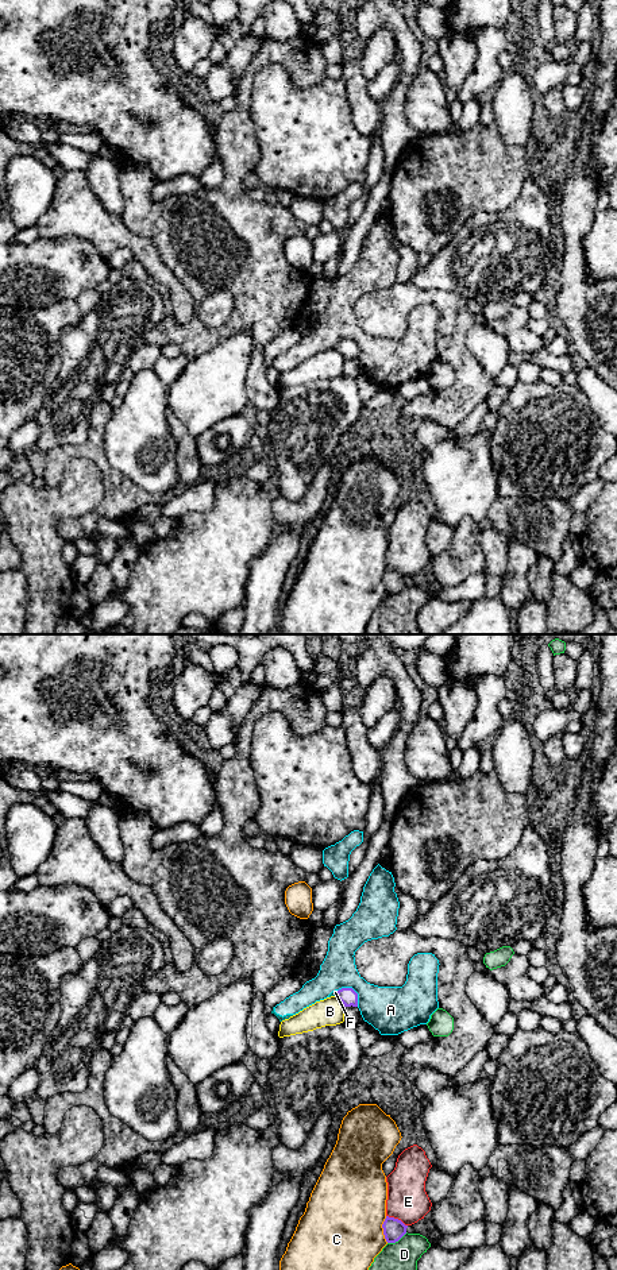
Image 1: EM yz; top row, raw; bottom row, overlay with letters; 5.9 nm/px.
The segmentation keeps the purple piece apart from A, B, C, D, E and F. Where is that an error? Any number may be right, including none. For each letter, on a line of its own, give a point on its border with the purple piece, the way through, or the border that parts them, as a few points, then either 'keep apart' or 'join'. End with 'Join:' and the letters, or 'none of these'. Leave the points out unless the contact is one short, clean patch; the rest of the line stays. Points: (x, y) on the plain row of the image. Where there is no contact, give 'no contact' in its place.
A: meets purple in yz at (354, 343); keep apart
B: meets purple in yz at (340, 352); border along yz (335, 347), (344, 359); keep apart
C: meets purple in yz at (384, 582); keep apart
D: meets purple in yz at (397, 593); keep apart
E: meets purple in yz at (397, 571); keep apart
F: meets purple in yz at (336, 346); border along yz (338, 343), (334, 347); keep apart
Join: none of these

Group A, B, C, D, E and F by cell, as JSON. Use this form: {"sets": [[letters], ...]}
{"sets": [["A", "F"], ["B"], ["C"], ["D"], ["E"]]}

